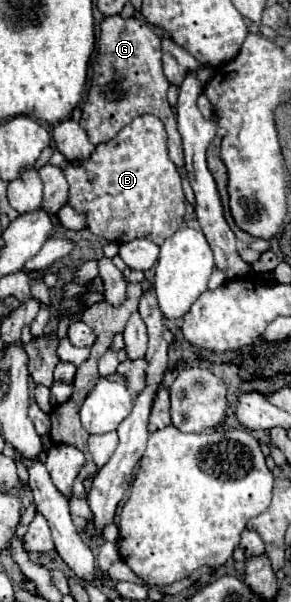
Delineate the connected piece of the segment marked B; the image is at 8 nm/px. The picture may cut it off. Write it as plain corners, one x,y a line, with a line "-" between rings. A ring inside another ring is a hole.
139,116
127,124
115,138
99,144
95,152
85,160
71,160
63,168
69,182
67,204
87,218
87,230
95,236
125,244
135,238
149,238
155,244
163,244
165,238
173,236
183,226
185,216
185,194
181,188
181,176
177,166
173,166
167,152
167,132
157,116

